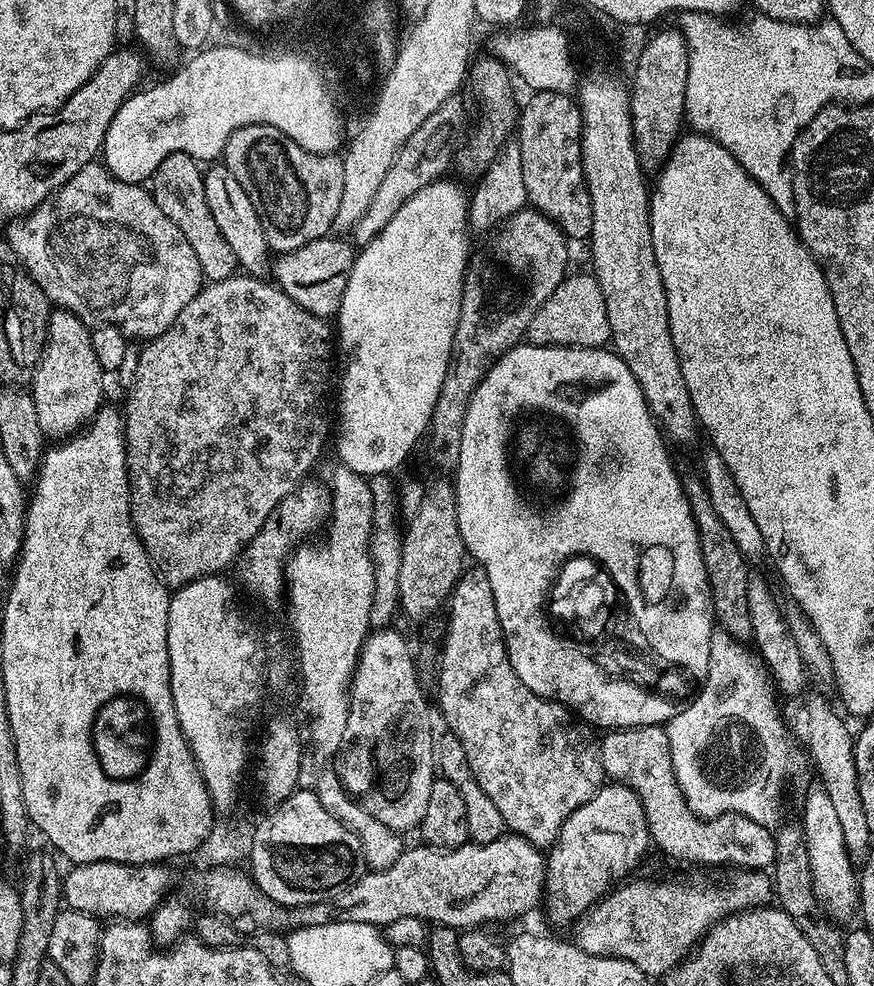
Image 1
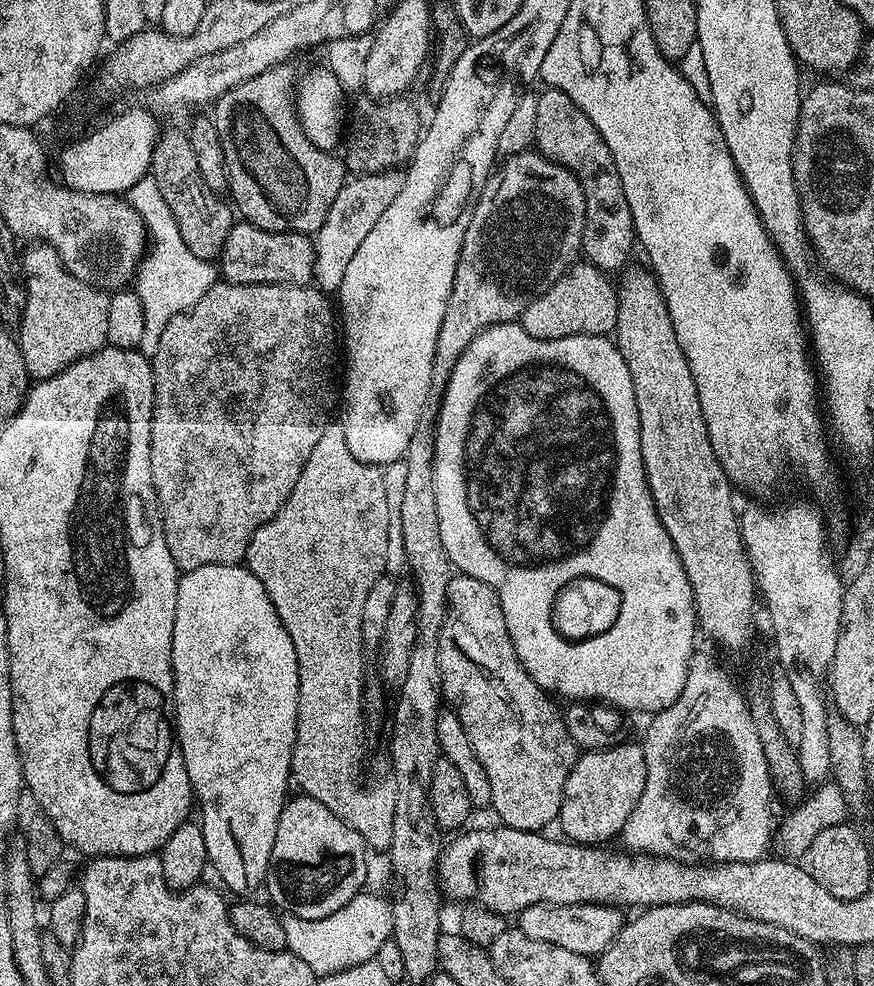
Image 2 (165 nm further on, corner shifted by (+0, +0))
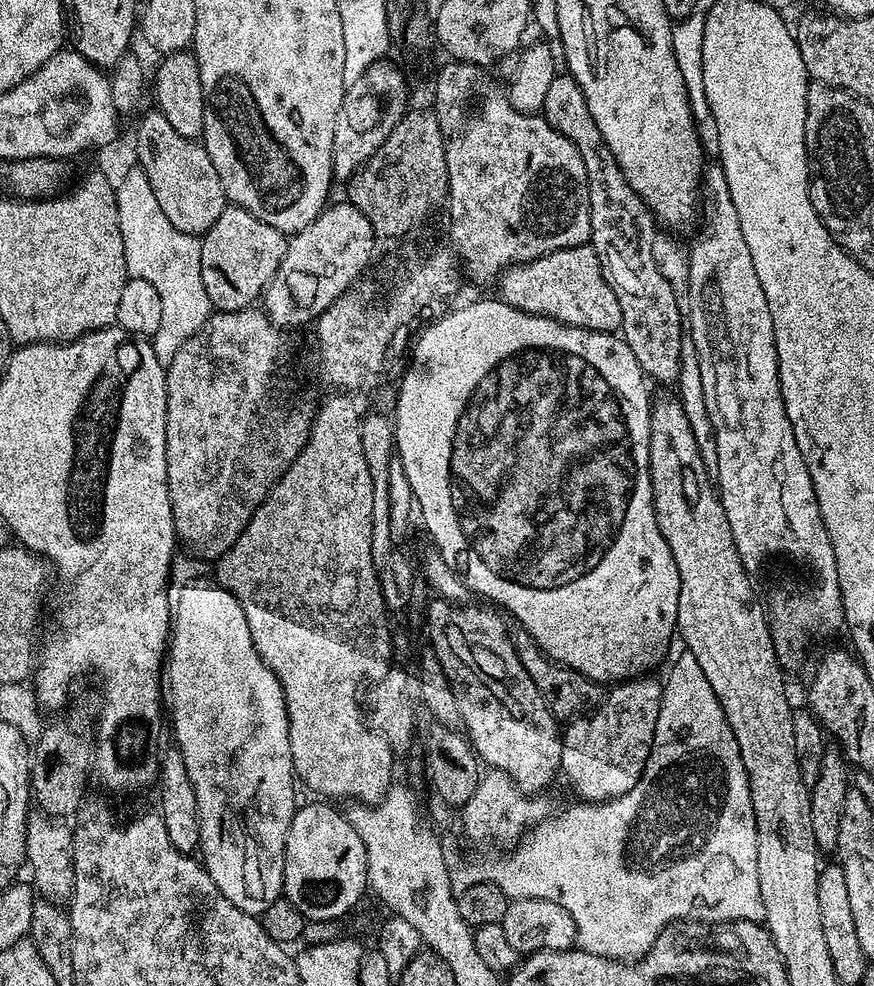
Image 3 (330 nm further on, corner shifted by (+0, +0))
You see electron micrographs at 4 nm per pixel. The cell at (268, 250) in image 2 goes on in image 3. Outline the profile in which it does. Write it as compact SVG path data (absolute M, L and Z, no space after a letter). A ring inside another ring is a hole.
M226 206L218 222L210 226L200 241L202 250L202 286L218 312L237 312L251 308L263 297L288 249L289 237L274 230L244 208Z

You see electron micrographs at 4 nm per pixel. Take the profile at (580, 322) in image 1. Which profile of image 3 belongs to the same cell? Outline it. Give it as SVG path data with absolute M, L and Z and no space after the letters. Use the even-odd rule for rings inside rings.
M591 243L580 244L576 248L554 250L542 258L534 258L525 264L510 266L500 273L499 288L499 299L509 304L511 308L517 308L531 316L545 316L557 320L559 324L569 324L571 328L615 333L622 322L622 306L618 306L618 298L614 290L610 290L610 282L606 282L602 274L598 254L592 249Z

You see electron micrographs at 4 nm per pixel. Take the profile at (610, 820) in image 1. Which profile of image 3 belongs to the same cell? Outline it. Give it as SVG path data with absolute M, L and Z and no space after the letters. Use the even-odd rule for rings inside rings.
M651 675L621 680L603 693L600 705L591 712L567 721L560 741L560 772L572 783L581 801L601 804L630 790L642 778L654 742L654 726L658 722L660 699L664 693L661 681Z

